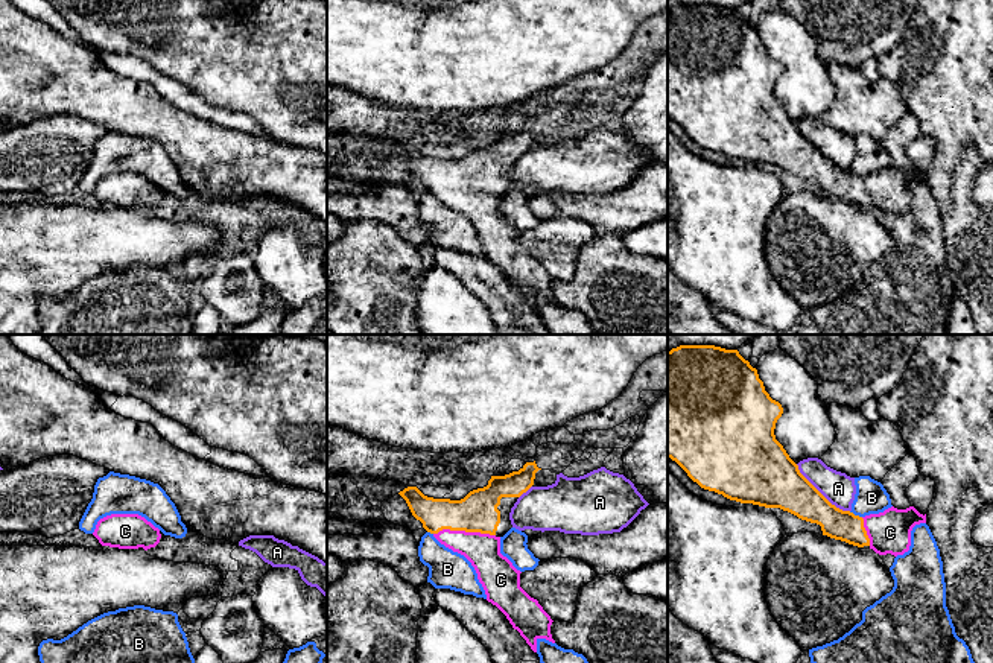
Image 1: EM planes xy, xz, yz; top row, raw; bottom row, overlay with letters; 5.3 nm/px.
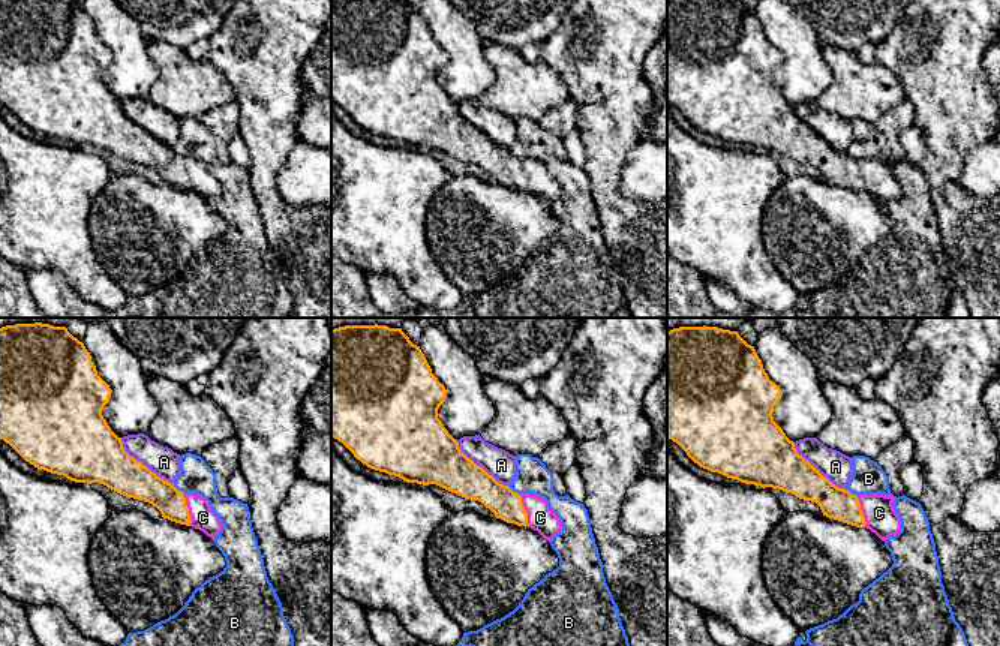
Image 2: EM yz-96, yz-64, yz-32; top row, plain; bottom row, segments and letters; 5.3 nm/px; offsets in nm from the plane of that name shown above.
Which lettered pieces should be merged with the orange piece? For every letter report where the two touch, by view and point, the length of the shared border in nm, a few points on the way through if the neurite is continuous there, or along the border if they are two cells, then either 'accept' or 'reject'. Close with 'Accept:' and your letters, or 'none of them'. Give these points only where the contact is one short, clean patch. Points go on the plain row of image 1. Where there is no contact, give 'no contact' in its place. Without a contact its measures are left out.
A: meets orange in yz at (820, 152); contact 380 nm long; reject
B: meets orange in yz at (853, 174); contact 80 nm long; border along yz (849, 171), (861, 177); reject
C: meets orange in xz at (464, 189); contact 320 nm long; runs through xz (478, 171), (476, 177), (464, 189), (482, 210); accept
Accept: C

